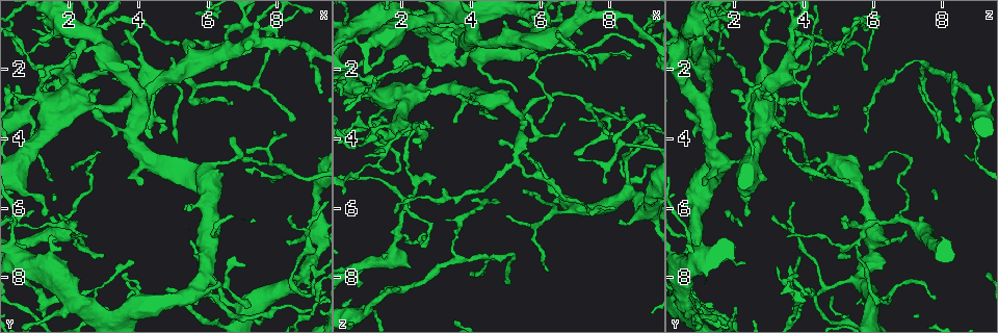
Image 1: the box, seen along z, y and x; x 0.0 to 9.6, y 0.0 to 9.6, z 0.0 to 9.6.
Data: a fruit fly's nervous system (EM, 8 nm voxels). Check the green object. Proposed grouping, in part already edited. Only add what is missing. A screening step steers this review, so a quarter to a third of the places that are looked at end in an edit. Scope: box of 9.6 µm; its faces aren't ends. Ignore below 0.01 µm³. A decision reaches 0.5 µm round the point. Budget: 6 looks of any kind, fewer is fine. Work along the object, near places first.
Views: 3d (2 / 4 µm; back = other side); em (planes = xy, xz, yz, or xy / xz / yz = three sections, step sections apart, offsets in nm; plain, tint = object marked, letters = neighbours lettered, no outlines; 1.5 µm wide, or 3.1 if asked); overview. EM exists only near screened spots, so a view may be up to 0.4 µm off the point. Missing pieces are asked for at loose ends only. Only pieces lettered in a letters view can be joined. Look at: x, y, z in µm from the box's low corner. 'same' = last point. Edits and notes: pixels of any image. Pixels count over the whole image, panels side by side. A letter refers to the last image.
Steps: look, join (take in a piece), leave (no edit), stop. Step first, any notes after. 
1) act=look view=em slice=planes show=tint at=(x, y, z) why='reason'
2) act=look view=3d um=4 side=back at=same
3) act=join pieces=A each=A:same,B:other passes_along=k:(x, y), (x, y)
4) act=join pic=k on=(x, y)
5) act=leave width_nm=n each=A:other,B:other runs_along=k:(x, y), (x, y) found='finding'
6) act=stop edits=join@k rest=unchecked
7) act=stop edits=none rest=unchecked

act=look view=3d um=4 at=(2.75, 2.60, 1.95) why='branch stops here'

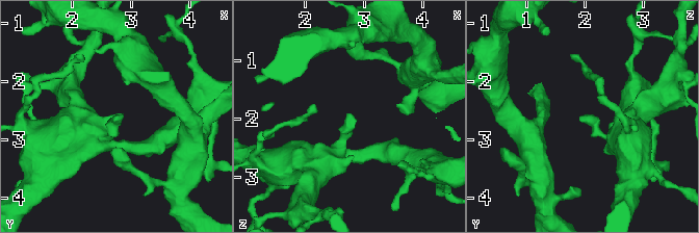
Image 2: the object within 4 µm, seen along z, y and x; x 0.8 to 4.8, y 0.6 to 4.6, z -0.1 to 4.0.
act=look view=em slice=planes show=letters at=(2.75, 2.60, 1.90)

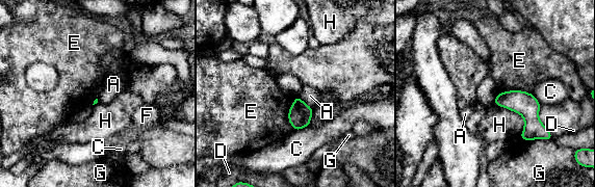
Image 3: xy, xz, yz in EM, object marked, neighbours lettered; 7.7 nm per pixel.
act=leave each=A:other,C:other,D:other,E:other,F:other,G:other,H:other border=3:(298, 96), (313, 108) found='none of them fits'

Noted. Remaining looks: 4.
act=look view=em slice=xy step=8 show=letters at=(4.80, 3.50, 3.45) why='branch stops here'

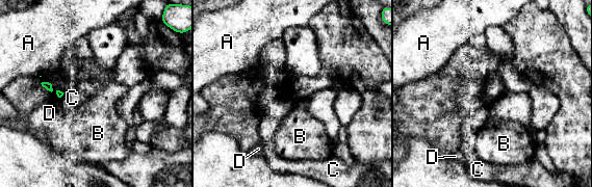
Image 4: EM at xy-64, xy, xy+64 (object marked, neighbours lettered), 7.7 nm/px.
act=look view=em slice=xz step=8 show=letters at=same

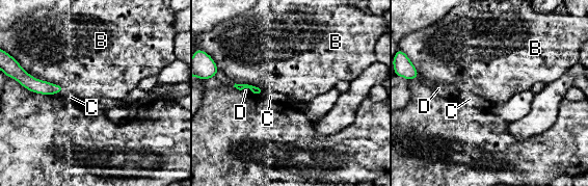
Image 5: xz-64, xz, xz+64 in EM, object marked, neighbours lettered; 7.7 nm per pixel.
act=leave width_nm=70 longest_contact=B:500nm each=B:other,C:other,D:other found='no lettered piece goes on from it'

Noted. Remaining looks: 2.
act=look view=em slice=planes show=letters at=(0.80, 7.75, 3.30) why='tapers out'

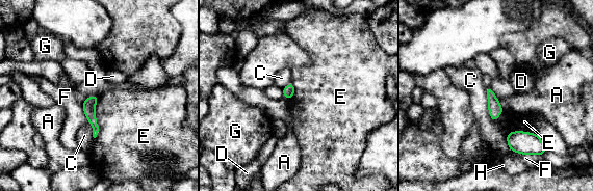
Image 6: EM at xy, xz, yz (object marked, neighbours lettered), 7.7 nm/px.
act=leave width_nm=90 each=A:other,C:other,D:other,E:other,F:other,G:other,H:other runs_along=6:(95, 98), (91, 102), (95, 132) found='none of them fits'

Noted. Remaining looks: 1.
act=stop edits=none rest=unchecked

